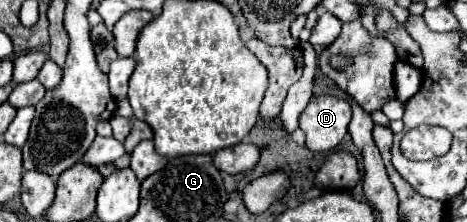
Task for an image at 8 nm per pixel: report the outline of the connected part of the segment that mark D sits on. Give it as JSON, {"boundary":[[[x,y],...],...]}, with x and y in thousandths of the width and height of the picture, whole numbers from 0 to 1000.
{"boundary":[[[687,428],[670,437],[653,482],[640,527],[640,572],[657,599],[657,662],[675,689],[692,689],[726,653],[747,545],[752,473],[739,446]]]}

